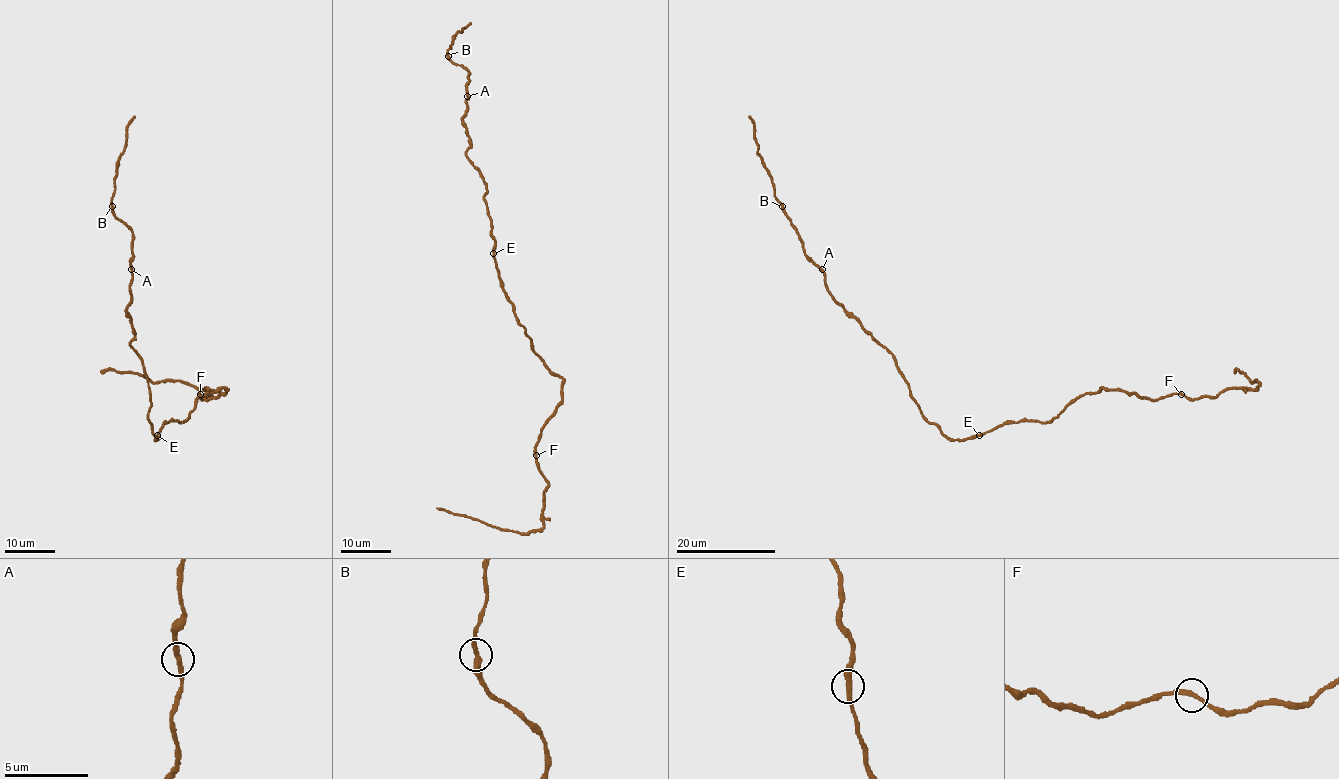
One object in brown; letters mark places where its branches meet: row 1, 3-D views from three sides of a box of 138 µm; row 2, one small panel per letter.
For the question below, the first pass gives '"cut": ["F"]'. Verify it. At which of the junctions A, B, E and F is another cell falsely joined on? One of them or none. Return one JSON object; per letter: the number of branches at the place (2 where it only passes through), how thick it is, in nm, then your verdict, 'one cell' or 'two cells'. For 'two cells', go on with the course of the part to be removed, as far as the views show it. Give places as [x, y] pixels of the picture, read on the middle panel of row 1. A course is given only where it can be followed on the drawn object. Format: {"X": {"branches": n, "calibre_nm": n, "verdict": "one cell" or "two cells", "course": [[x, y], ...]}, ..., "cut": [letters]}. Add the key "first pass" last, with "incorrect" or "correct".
{"A": {"branches": 2, "calibre_nm": 300, "verdict": "one cell"}, "B": {"branches": 2, "calibre_nm": 320, "verdict": "one cell"}, "E": {"branches": 2, "calibre_nm": 360, "verdict": "one cell"}, "F": {"branches": 2, "calibre_nm": 320, "verdict": "one cell"}, "cut": [], "first pass": "incorrect"}

